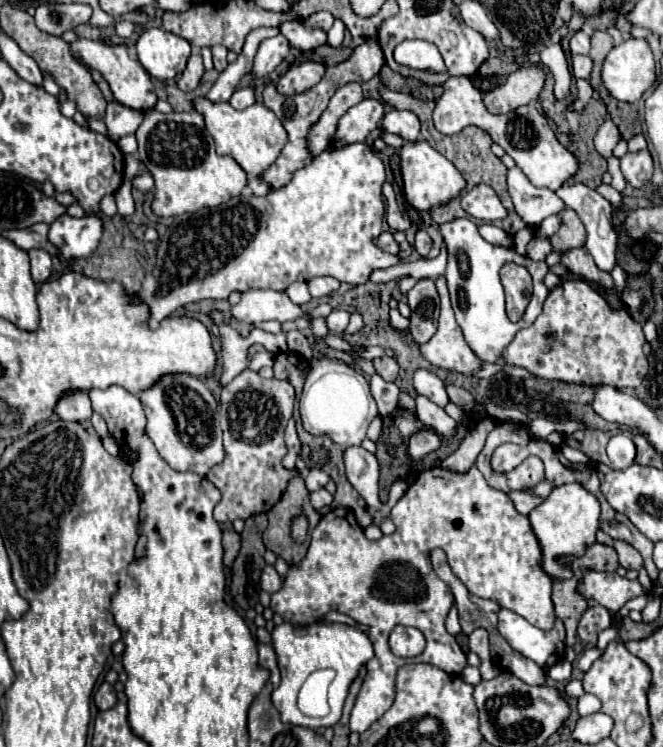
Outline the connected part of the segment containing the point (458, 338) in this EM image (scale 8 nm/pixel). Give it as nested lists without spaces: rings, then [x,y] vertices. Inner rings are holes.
[[[437,278],[437,292],[441,296],[441,318],[439,318],[439,328],[435,336],[427,342],[421,344],[419,350],[425,360],[429,360],[433,366],[451,370],[463,376],[477,376],[479,368],[483,366],[483,360],[475,356],[475,352],[469,348],[469,344],[463,338],[463,332],[459,324],[455,322],[455,314],[449,302],[449,292],[445,278]]]

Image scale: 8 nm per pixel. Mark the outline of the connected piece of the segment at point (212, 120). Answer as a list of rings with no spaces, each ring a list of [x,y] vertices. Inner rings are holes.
[[[199,96],[193,98],[193,110],[205,118],[205,130],[213,136],[217,154],[233,156],[249,176],[263,174],[285,146],[285,128],[281,126],[279,118],[259,102],[243,110],[235,110],[229,102],[211,102],[207,96]]]

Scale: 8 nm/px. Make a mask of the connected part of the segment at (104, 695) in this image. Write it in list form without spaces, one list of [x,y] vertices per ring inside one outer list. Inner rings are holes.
[[[103,682],[103,684],[97,688],[93,700],[95,700],[95,704],[97,704],[99,710],[109,710],[109,708],[113,708],[115,702],[117,702],[117,696],[115,696],[113,686],[107,684],[107,682]]]

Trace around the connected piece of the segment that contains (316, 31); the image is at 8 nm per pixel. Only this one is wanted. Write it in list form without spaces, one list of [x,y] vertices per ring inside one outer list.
[[[285,20],[279,24],[279,32],[289,38],[289,44],[299,48],[301,52],[313,50],[321,44],[325,44],[327,34],[321,28],[309,28],[301,20]]]

